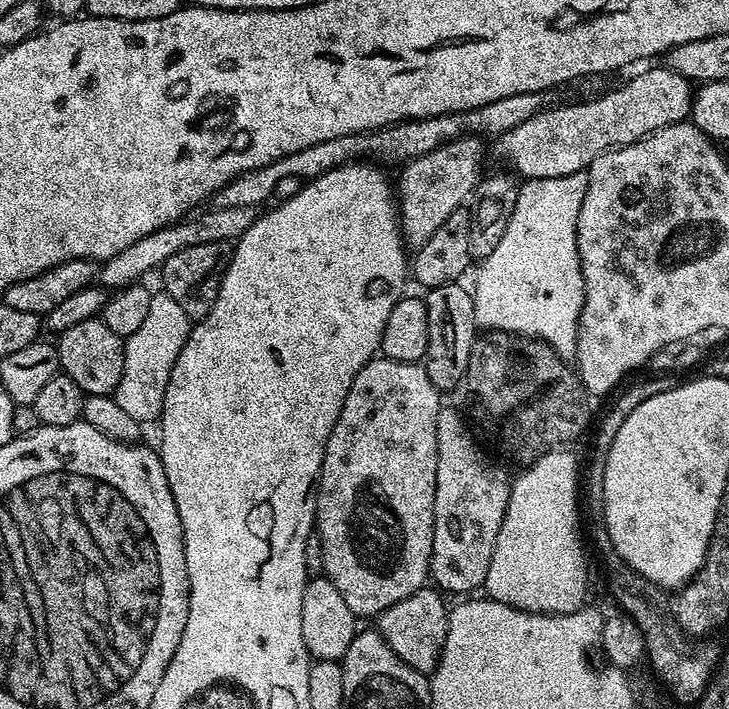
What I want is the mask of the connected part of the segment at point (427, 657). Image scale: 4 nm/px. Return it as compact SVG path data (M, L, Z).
M425 586L410 594L410 598L394 602L394 606L390 606L378 617L379 634L388 643L390 650L394 650L394 654L398 654L402 662L425 674L435 672L448 637L450 608L447 603L444 605L443 598L445 599L435 587Z

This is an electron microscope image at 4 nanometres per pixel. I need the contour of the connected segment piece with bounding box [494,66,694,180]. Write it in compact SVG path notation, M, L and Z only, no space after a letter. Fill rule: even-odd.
M657 66L657 68L648 68L645 72L637 74L633 80L625 82L621 88L616 88L613 92L608 92L605 96L600 96L597 100L580 100L577 104L560 104L557 108L551 108L551 106L545 107L543 110L535 112L530 118L526 118L526 122L521 122L519 126L514 126L514 130L506 130L506 134L495 137L494 144L496 144L496 156L504 164L509 164L514 171L517 172L517 177L524 180L537 180L538 178L562 178L566 174L574 174L575 172L583 172L592 163L594 158L598 158L603 152L608 151L609 148L621 148L627 144L633 144L638 142L646 134L650 134L654 130L658 130L662 126L667 124L679 124L689 119L692 111L692 97L694 95L693 85L682 74L677 72L671 72L668 68L663 66Z

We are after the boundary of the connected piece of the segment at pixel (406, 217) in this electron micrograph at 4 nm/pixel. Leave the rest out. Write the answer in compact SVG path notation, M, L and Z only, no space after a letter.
M476 138L455 140L438 150L430 150L430 154L422 158L409 160L399 169L398 223L403 243L409 249L415 250L430 242L430 234L434 234L434 230L438 230L438 226L442 226L442 222L476 191L481 175L480 144Z

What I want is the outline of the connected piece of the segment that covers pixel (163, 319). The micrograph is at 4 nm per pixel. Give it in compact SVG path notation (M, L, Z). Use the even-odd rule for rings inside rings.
M160 290L150 302L150 314L142 321L141 328L124 340L124 369L122 382L118 382L114 398L130 418L141 422L155 421L160 415L166 386L170 382L170 370L174 370L174 362L182 350L190 331L190 321L186 310L174 302L167 292Z

